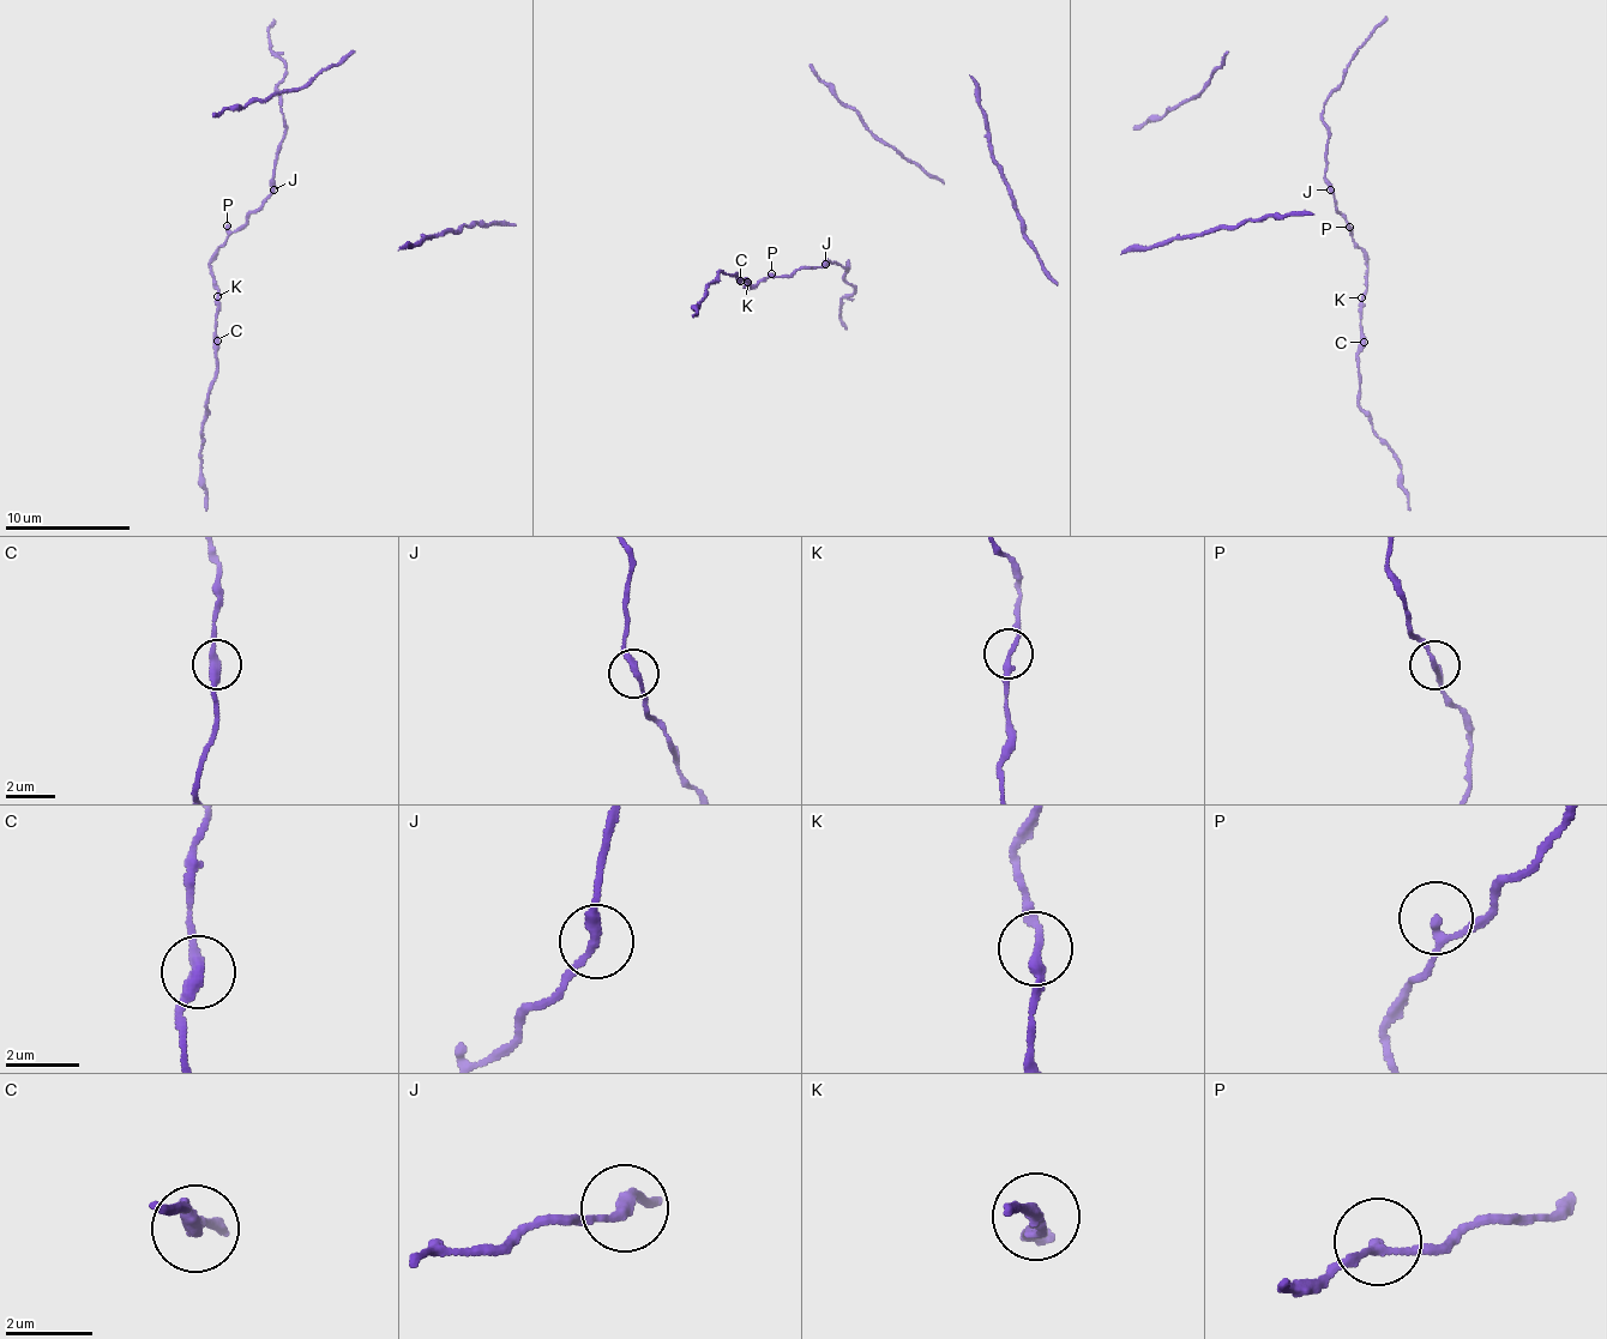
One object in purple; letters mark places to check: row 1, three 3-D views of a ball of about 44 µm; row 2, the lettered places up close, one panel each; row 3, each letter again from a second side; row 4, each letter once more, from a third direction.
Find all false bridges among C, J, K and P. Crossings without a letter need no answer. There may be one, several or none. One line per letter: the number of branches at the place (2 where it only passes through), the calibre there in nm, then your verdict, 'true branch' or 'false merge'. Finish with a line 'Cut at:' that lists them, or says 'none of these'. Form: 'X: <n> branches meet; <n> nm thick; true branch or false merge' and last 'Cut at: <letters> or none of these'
C: 2 branches meet; 320 nm thick; true branch
J: 2 branches meet; 240 nm thick; true branch
K: 2 branches meet; 220 nm thick; true branch
P: 2 branches meet; 180 nm thick; true branch
Cut at: none of these

